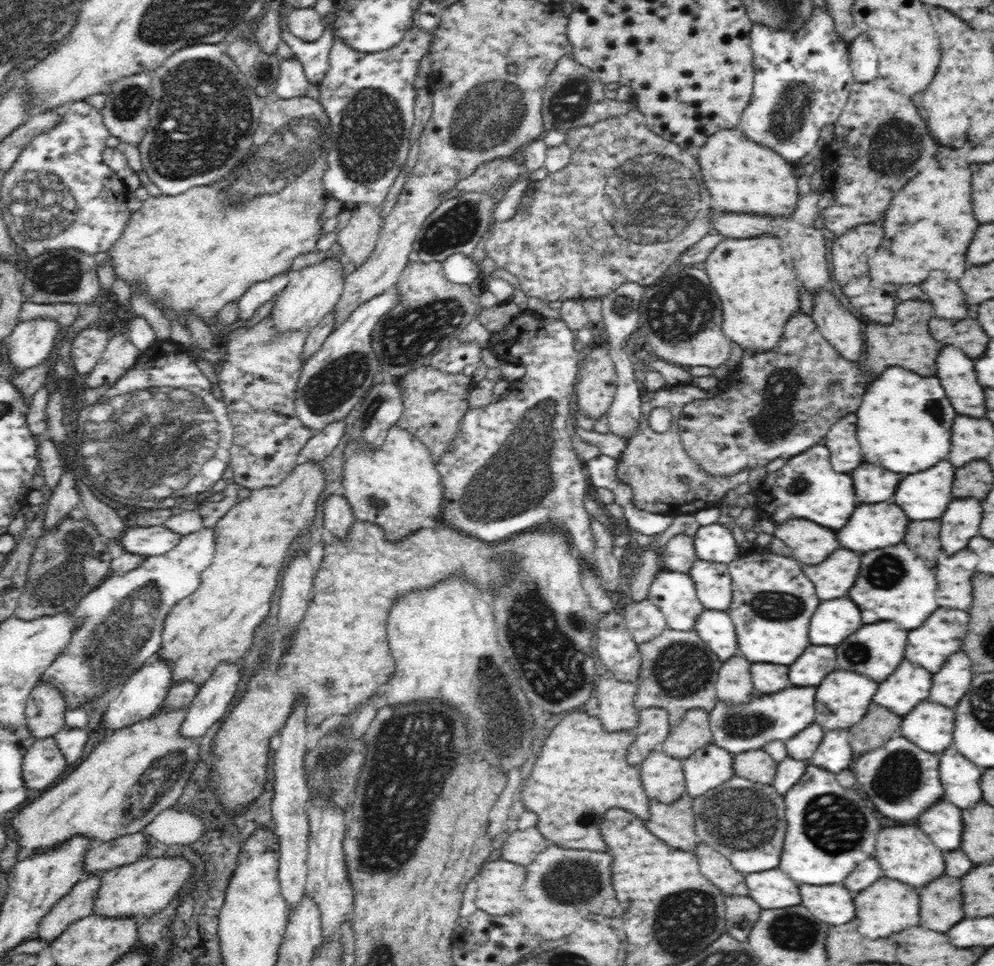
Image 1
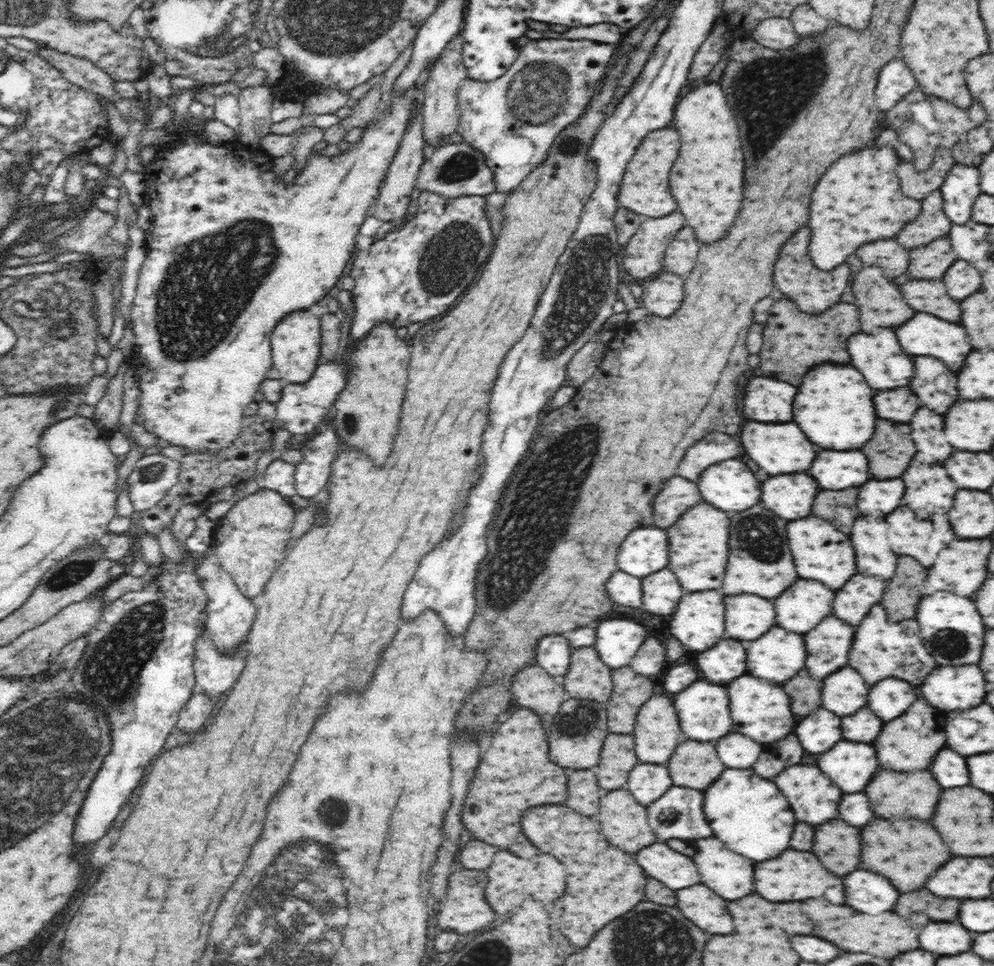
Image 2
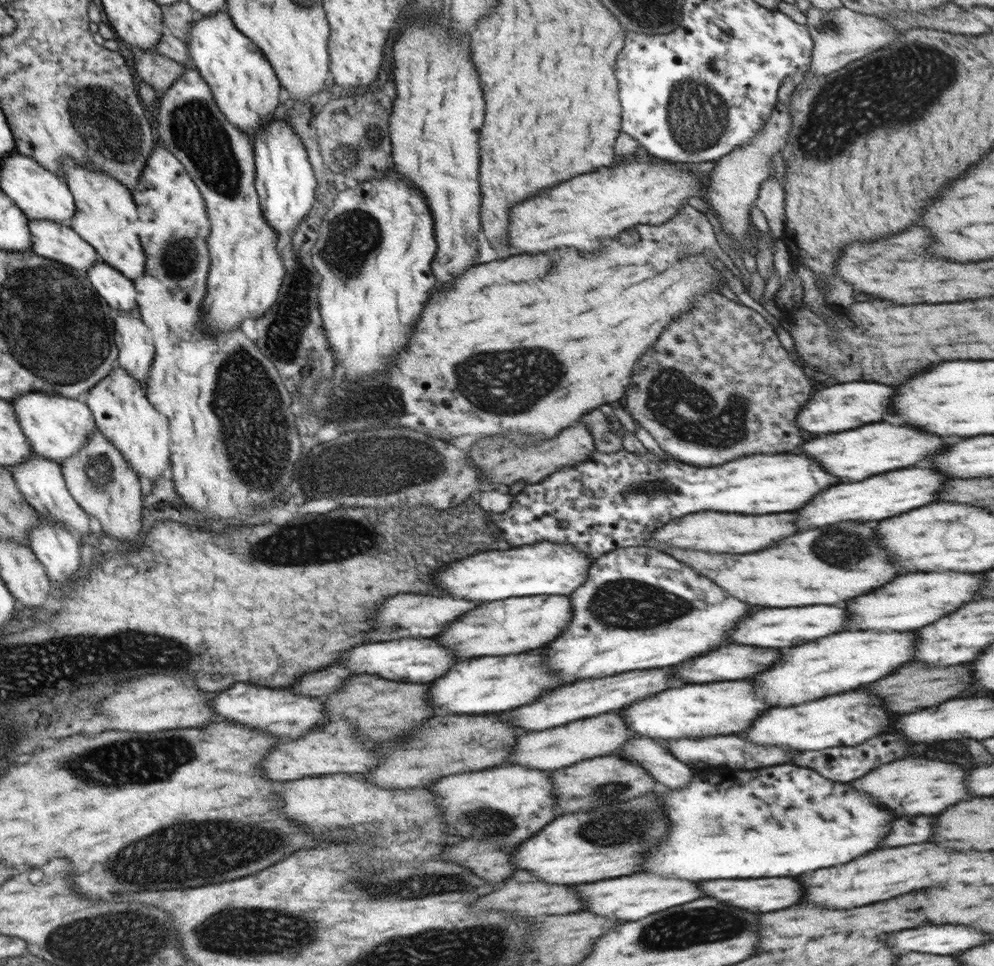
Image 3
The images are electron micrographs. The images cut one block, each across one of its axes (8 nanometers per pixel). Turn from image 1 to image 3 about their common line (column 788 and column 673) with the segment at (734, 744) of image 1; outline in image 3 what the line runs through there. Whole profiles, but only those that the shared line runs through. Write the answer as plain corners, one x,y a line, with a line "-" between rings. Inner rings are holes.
708,682
660,691
629,704
621,713
625,724
636,735
664,739
704,738
718,734
736,734
746,730
756,716
768,710
750,682

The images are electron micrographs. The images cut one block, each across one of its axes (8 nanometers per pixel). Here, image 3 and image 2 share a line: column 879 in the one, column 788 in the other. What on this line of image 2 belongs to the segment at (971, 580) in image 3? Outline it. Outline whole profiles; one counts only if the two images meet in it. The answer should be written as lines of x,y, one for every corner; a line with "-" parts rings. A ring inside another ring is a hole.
796,580
776,602
776,624
798,634
806,634
816,628
824,616
832,614
834,592
808,580

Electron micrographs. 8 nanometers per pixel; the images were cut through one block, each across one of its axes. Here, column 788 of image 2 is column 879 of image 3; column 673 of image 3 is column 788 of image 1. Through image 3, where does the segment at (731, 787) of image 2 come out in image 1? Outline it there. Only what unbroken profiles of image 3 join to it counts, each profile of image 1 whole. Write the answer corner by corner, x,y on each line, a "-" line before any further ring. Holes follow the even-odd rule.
810,764
784,797
788,834
780,868
797,884
840,884
866,858
874,858
880,822
856,787
839,785
835,774

